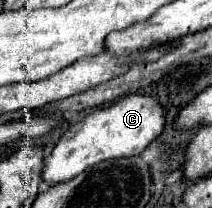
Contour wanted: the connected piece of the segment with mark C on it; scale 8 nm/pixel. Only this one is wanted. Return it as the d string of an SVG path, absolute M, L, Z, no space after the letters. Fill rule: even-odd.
M127 94L121 96L117 102L95 108L83 120L69 126L69 130L61 136L53 152L45 158L43 168L43 184L53 186L57 182L67 182L81 174L83 170L91 168L109 158L123 158L123 156L137 156L141 154L165 128L165 108L147 94Z

